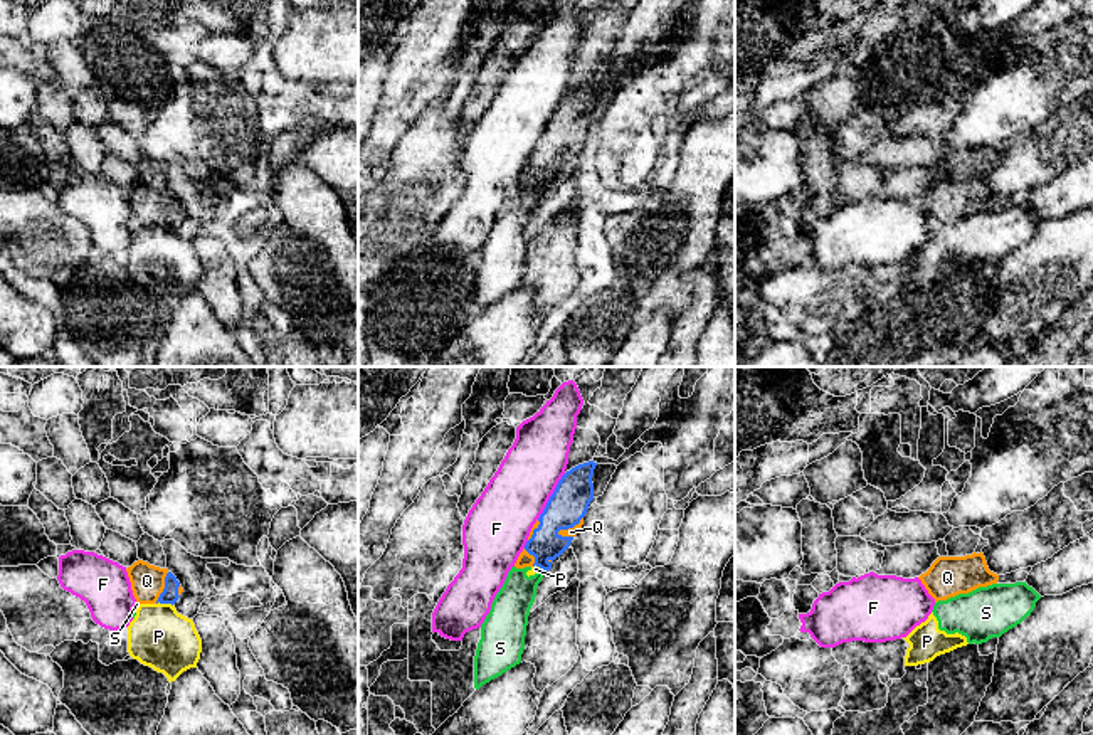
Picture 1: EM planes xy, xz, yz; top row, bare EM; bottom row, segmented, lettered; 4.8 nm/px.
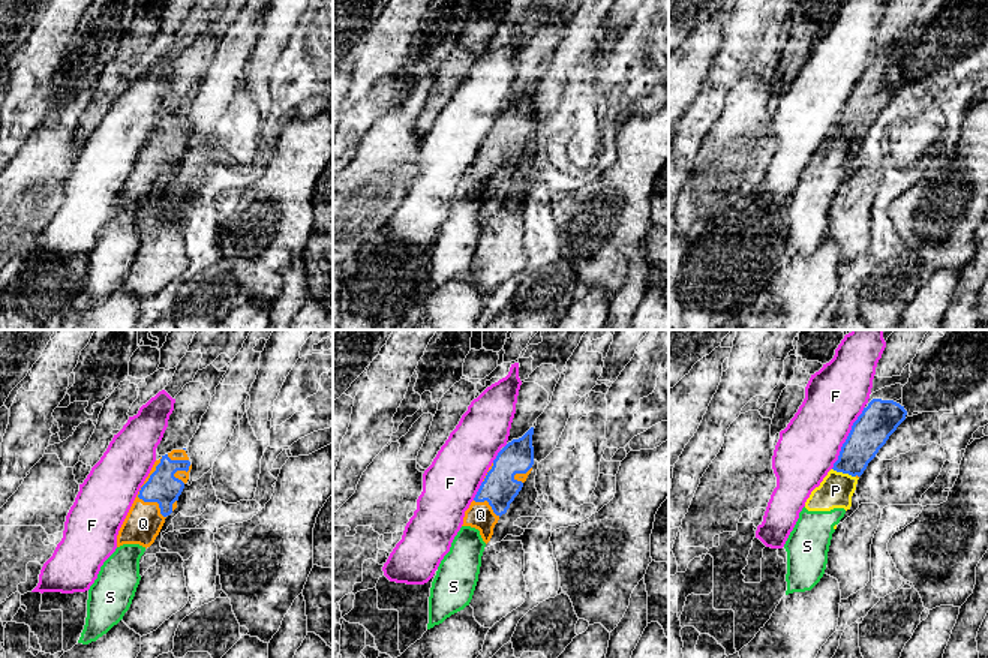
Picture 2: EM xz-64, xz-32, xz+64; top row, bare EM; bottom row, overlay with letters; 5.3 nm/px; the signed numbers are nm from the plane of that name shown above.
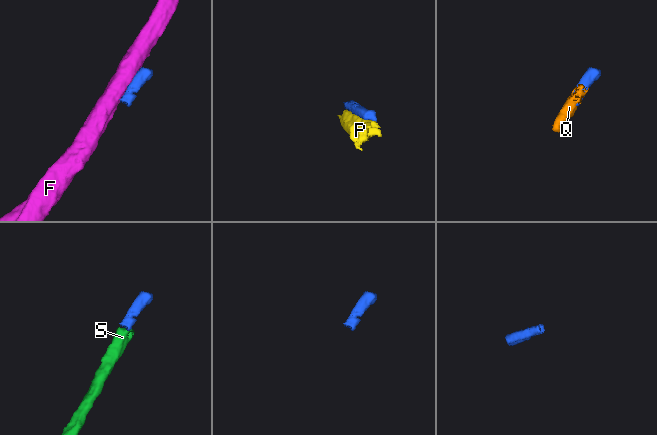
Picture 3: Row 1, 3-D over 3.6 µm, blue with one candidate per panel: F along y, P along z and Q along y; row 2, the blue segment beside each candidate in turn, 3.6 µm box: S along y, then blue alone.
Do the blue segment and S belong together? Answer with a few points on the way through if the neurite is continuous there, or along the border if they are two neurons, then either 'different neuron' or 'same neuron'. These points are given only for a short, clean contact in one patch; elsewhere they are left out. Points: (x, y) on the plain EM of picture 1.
along xz (542, 192), (545, 195) | different neuron

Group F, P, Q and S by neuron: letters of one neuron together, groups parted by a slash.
F / P S / Q

